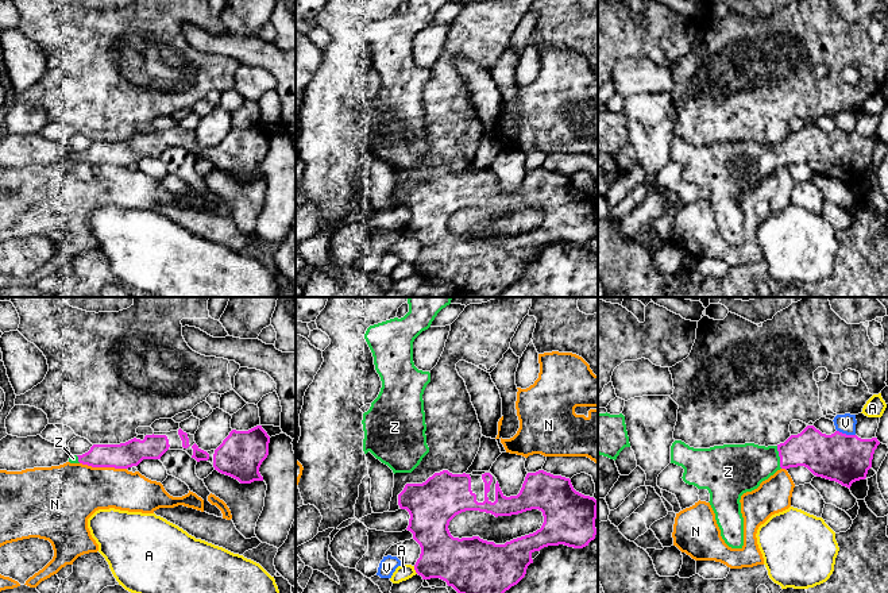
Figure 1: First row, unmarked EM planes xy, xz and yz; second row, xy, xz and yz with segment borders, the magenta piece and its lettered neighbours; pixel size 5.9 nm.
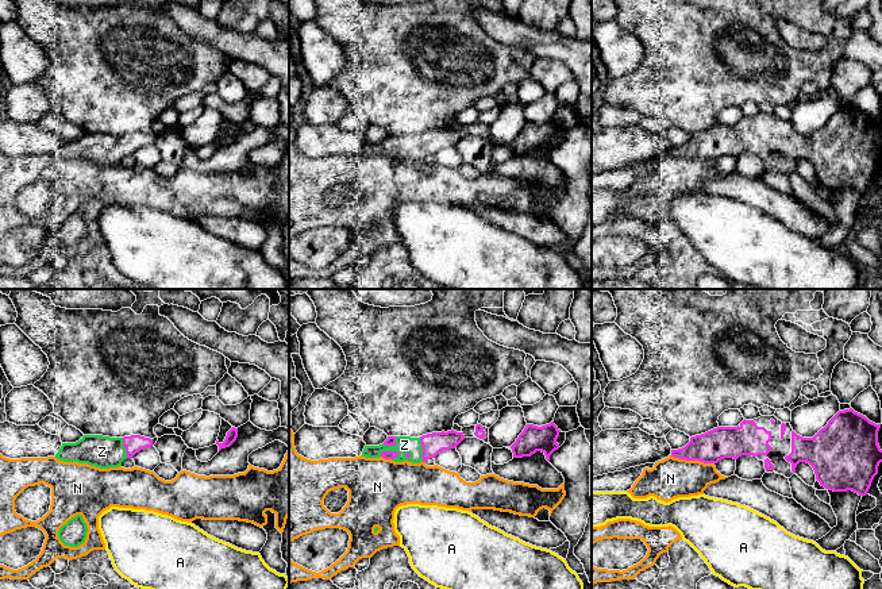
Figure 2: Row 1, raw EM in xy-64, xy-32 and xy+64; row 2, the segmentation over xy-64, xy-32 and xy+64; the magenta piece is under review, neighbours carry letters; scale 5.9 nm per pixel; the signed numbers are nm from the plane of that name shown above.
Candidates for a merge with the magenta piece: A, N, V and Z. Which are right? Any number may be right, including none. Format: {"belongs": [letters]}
{"belongs": ["Z"]}

